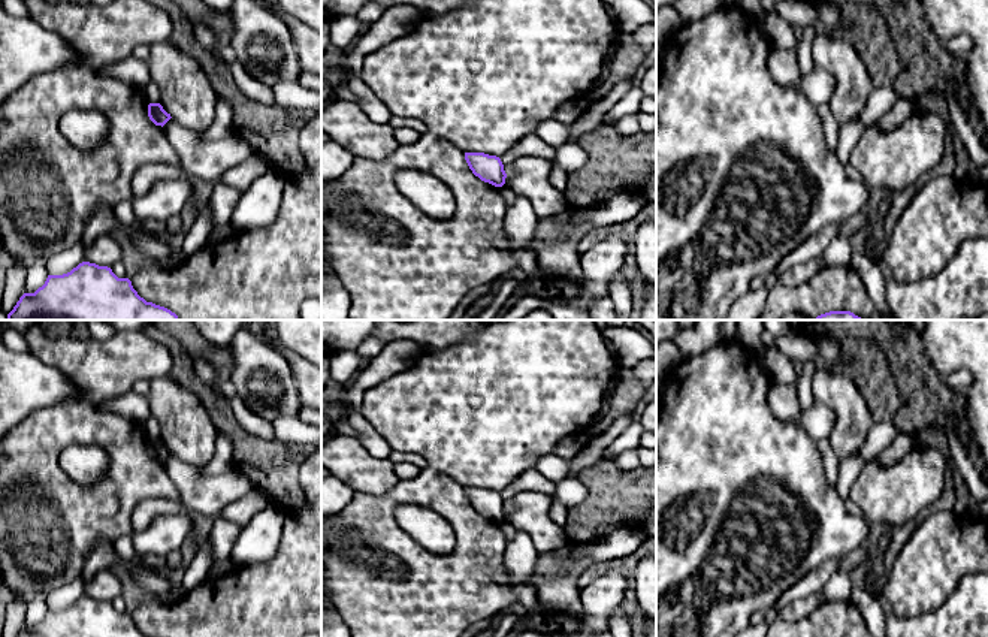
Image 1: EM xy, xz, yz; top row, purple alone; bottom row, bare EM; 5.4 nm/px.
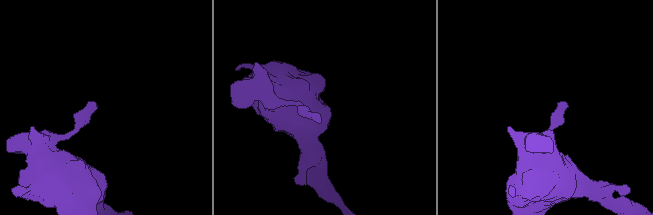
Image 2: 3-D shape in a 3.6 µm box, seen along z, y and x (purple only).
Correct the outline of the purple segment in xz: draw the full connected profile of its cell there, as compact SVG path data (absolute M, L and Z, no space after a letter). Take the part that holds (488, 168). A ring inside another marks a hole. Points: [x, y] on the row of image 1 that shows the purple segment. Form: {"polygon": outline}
{"polygon": "M465 153L465 160L475 176L495 187L505 184L507 173L499 157L484 153Z"}

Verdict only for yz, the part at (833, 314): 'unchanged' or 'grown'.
unchanged

